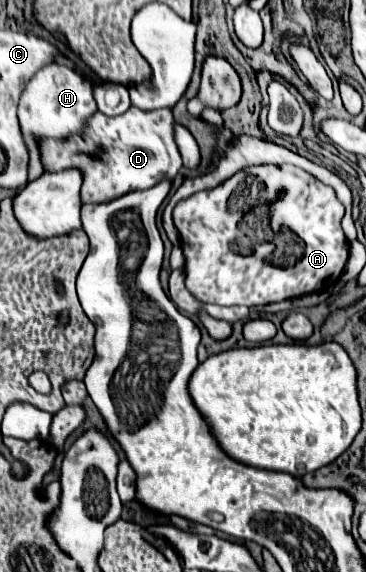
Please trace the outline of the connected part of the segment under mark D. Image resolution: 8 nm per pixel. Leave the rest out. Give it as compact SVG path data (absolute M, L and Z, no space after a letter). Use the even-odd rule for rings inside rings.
M130 107L126 113L116 117L96 111L86 119L82 133L74 133L66 139L38 139L40 161L44 171L78 169L82 175L82 203L106 203L130 191L148 189L154 187L154 183L176 177L182 167L182 159L174 147L172 125L174 117L170 109L142 111L138 107Z

